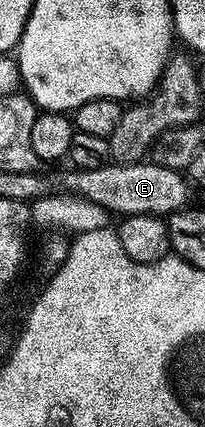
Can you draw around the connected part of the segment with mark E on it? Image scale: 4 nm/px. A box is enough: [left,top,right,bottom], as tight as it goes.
[70,161,189,217]

